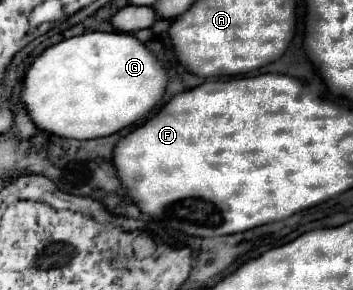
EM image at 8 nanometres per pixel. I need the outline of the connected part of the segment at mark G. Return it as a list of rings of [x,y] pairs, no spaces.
[[[91,32],[43,50],[27,68],[21,102],[33,124],[61,138],[89,140],[111,136],[155,110],[167,76],[155,56],[123,32]]]

